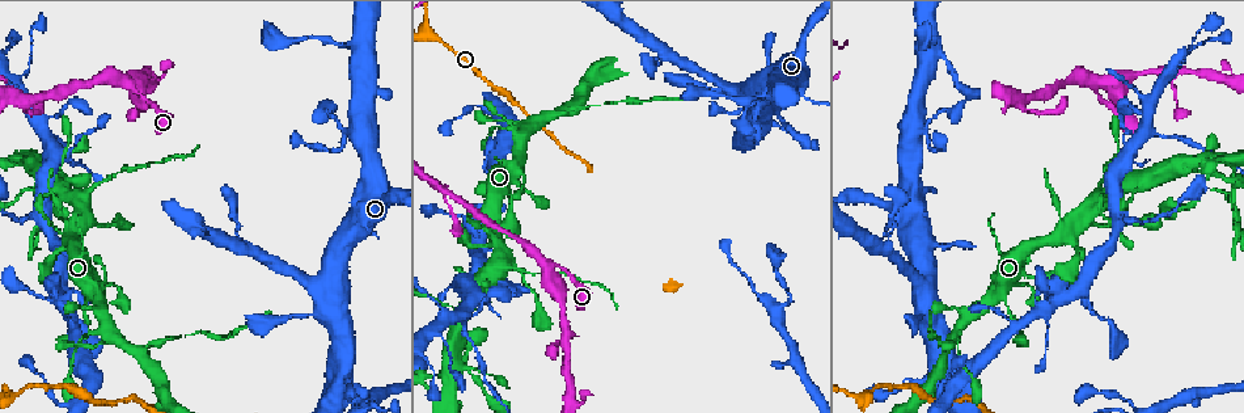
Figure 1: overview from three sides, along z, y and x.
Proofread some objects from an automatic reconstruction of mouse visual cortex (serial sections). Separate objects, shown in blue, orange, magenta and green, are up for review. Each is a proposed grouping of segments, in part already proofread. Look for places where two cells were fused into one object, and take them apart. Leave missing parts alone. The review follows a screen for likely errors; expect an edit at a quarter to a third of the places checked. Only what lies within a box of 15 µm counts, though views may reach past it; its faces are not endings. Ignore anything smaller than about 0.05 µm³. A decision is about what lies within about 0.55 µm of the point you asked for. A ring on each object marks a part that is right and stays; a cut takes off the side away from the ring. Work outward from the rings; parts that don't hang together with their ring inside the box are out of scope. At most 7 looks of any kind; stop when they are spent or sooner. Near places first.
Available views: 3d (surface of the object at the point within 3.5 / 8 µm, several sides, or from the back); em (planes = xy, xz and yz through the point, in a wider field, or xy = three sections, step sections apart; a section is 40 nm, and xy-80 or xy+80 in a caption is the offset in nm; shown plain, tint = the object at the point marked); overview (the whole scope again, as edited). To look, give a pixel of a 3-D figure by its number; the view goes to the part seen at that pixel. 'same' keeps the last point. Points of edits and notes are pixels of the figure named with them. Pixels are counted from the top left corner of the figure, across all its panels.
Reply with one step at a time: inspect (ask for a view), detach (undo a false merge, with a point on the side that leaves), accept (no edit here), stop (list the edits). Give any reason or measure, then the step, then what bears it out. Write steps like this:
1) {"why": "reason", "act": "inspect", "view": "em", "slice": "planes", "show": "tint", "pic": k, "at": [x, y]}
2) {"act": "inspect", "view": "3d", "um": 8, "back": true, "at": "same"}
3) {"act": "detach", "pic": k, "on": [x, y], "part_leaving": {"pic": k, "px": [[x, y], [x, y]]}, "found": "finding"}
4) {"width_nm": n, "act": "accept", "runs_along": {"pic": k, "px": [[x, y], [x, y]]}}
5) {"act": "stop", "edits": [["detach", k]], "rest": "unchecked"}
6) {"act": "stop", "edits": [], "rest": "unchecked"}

{"why": "abrupt turn", "act": "inspect", "view": "3d", "um": 3.5, "pic": 1, "at": [1107, 194]}

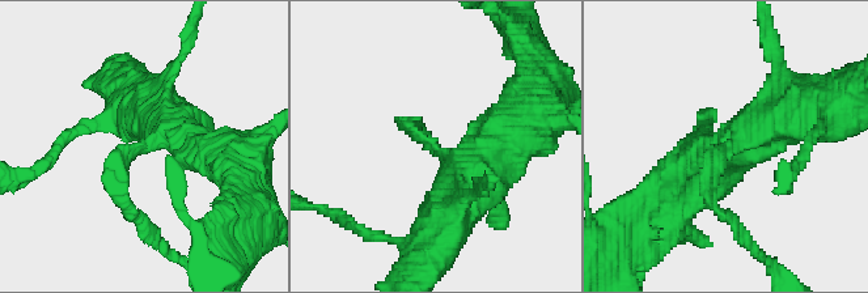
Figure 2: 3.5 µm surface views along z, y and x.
{"arm_widths_nm": [150, 500], "act": "inspect", "view": "em", "slice": "xy", "step": 3, "show": "tint", "pic": 2, "at": [432, 144]}

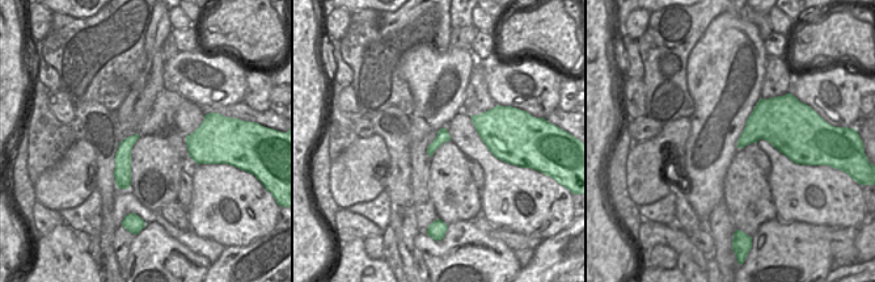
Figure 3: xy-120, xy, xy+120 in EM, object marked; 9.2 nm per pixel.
{"act": "accept", "runs_along": {"pic": 3, "px": [[132, 139], [125, 147], [121, 185]]}, "found": "continuous, no second cell"}

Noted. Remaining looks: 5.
{"act": "inspect", "view": "3d", "um": 3.5, "pic": 1, "at": [545, 261]}

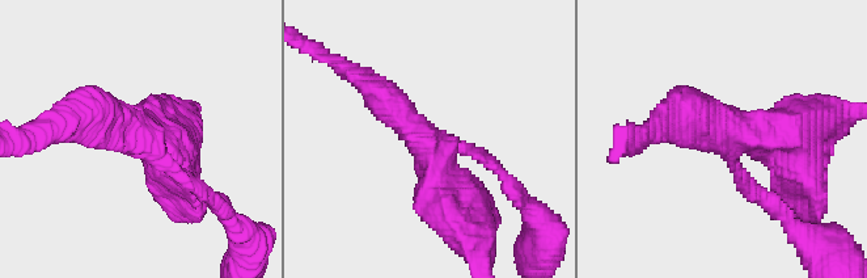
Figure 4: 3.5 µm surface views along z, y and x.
{"why": "shape alone is not enough", "act": "inspect", "view": "em", "slice": "xy", "step": 2, "show": "tint", "pic": 4, "at": [136, 136]}

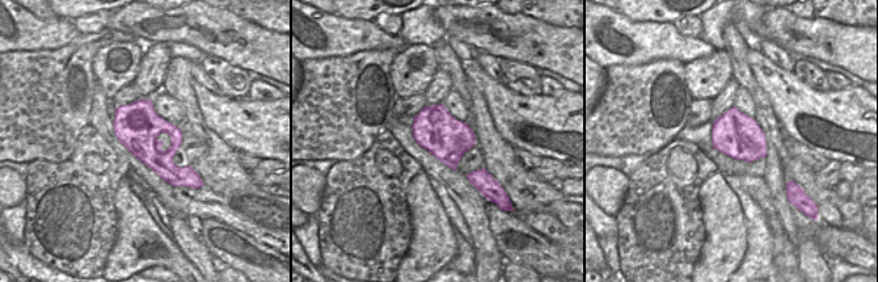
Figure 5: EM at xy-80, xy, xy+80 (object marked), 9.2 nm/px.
{"why": "another direction", "act": "inspect", "view": "em", "slice": "xy", "step": 3, "show": "tint", "at": "same"}

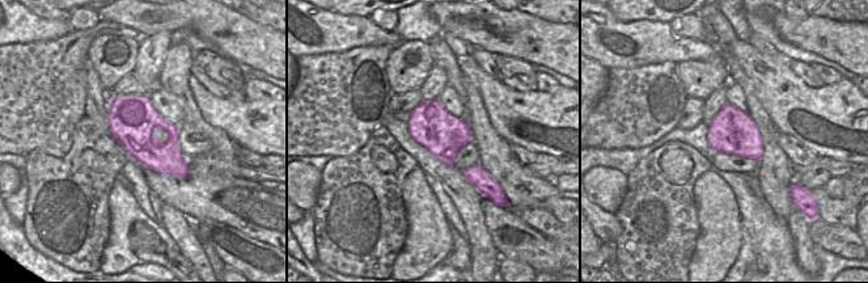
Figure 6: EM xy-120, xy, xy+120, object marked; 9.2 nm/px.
{"arm_widths_nm": [150, 400, 500], "act": "accept", "runs_along": {"pic": 4, "px": [[752, 186], [724, 135], [806, 126]]}, "found": "continuous, no second cell"}

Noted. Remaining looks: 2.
{"why": "abrupt turn", "act": "inspect", "view": "3d", "um": 3.5, "pic": 1, "at": [451, 398]}

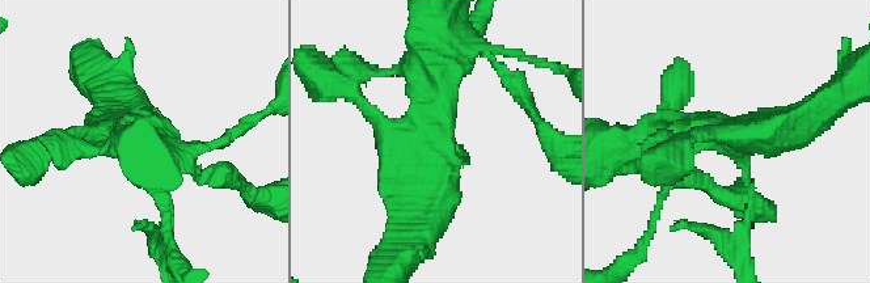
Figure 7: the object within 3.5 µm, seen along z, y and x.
{"act": "inspect", "view": "em", "slice": "xy", "step": 1, "show": "tint", "pic": 7, "at": [436, 148]}

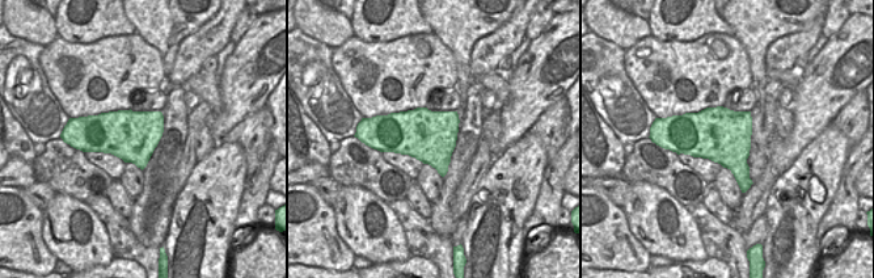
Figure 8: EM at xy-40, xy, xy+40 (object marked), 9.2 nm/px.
{"act": "accept", "runs_along": {"pic": 7, "px": [[430, 59], [435, 147], [383, 197]]}, "found": "one cell here"}

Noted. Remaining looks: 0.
{"act": "stop", "edits": [], "rest": "unchecked"}

